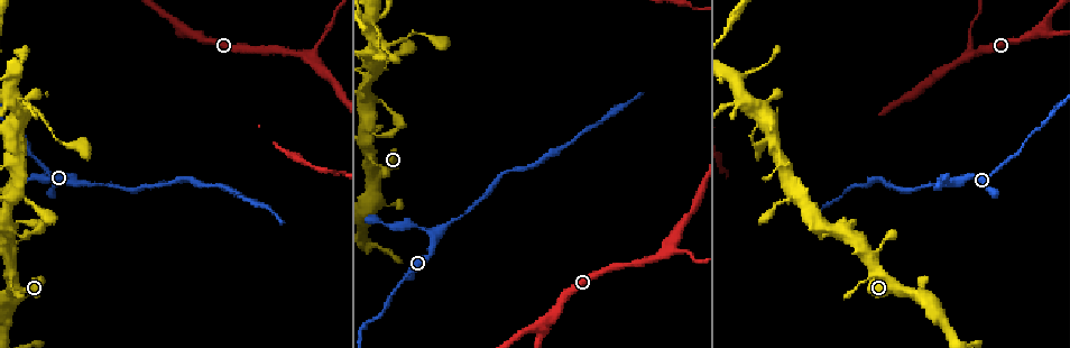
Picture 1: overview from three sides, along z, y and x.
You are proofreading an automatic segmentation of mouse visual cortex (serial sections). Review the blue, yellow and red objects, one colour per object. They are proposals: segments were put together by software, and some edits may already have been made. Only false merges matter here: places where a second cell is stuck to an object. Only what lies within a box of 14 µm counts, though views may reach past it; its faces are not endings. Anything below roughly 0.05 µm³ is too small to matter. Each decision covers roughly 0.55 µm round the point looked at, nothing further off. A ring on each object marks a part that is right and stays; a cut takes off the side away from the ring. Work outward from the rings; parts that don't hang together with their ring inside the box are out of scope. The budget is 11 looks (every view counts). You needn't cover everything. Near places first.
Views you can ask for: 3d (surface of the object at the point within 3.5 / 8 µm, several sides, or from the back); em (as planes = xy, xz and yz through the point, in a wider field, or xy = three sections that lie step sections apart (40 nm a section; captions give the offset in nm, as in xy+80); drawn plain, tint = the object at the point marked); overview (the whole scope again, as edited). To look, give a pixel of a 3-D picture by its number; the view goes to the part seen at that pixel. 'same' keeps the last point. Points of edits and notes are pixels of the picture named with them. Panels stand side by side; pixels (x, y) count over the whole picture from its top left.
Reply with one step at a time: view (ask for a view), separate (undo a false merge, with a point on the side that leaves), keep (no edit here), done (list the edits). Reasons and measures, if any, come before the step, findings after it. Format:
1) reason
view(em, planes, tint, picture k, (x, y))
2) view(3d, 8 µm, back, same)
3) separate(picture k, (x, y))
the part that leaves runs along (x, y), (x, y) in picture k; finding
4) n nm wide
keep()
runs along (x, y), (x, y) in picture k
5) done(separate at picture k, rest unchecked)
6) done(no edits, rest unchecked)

sharp bend
view(3d, 3.5 µm, picture 1, (890, 286))

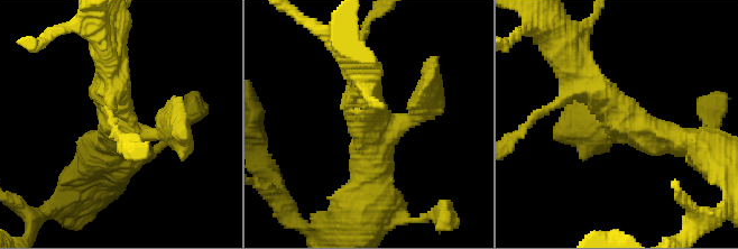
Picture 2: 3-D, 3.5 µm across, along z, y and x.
3 arms; arms of 300, 450, 450 nm
view(em, xy, step 1, tint, picture 2, (366, 130))

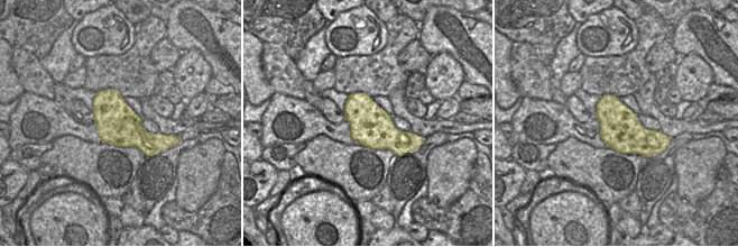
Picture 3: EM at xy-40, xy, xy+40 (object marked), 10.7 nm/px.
another direction
view(em, xy, step 3, tint, same)

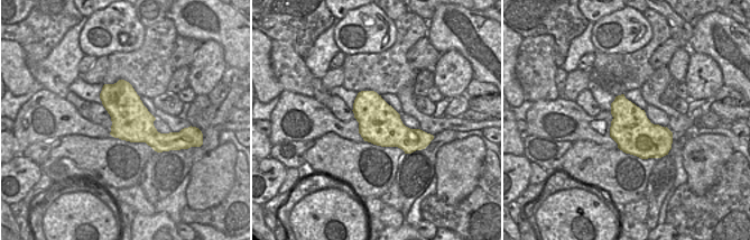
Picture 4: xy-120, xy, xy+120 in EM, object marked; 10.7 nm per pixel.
keep()
runs along (169, 130), (113, 120), (110, 65) in picture 2; one cell here

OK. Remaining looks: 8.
three arms meet
view(3d, 3.5 µm, picture 1, (371, 128))

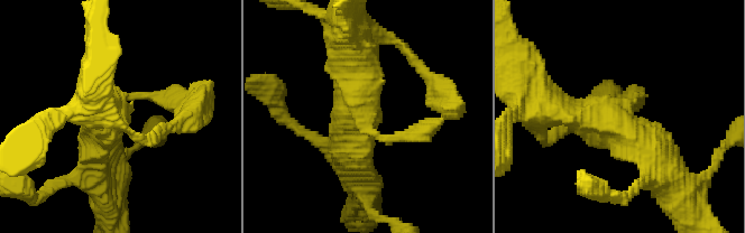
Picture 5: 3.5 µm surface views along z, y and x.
view(em, planes, plain, picture 5, (361, 123))

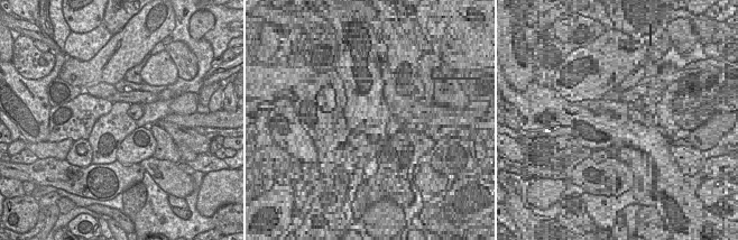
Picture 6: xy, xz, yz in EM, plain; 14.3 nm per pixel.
view(em, planes, tint, same)

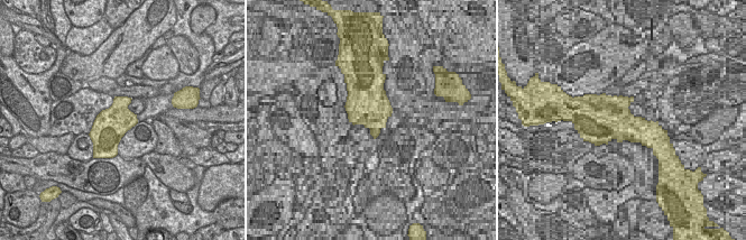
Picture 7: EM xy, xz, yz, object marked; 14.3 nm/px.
480 nm wide
keep()
runs along (661, 169), (609, 118), (537, 108) in picture 5; one cell here

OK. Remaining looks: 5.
sudden change in width
view(3d, 3.5 µm, picture 1, (450, 223))

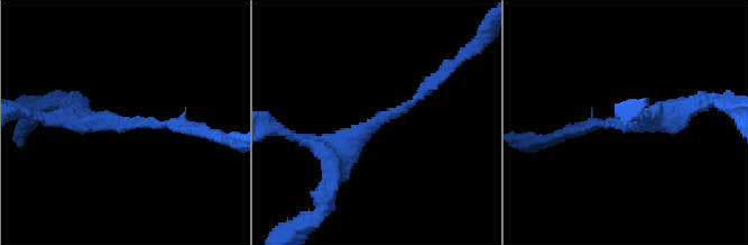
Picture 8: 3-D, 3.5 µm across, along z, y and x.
need the tissue
view(em, xy, step 2, tint, picture 8, (130, 121))

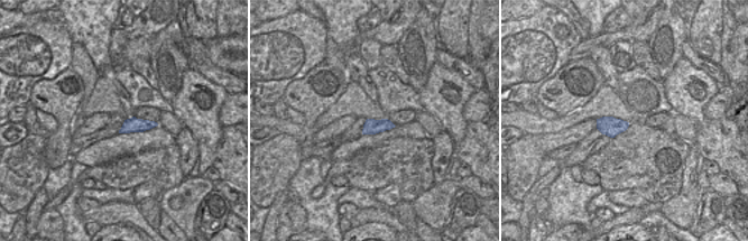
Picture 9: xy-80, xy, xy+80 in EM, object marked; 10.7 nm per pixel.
cut it another way
view(em, xy, step 1, tint, same)

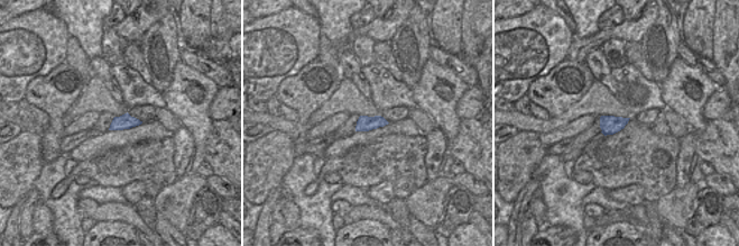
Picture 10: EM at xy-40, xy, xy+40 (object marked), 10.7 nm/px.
170 nm wide
keep()
runs along (334, 175), (348, 141), (403, 109), (441, 74) in picture 8; one cell here

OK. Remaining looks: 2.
three arms meet
view(3d, 8 µm, picture 1, (969, 58))

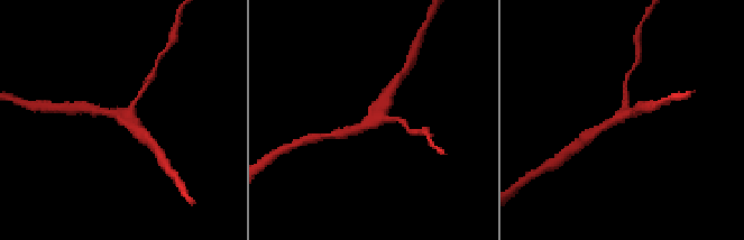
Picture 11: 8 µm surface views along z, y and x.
3 arms; arms of 150, 250, 250 nm
view(em, xy, step 1, tint, picture 11, (375, 117))

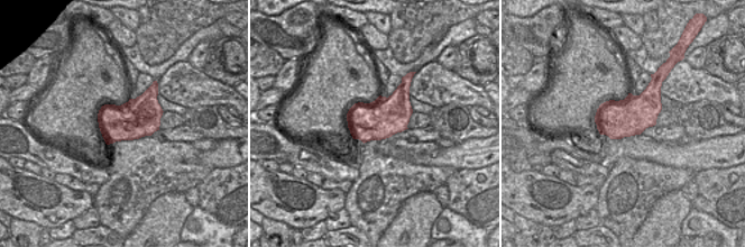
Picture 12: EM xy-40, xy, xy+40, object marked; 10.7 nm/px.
keep()
runs along (347, 132), (378, 114), (391, 94) in picture 11; one cell here

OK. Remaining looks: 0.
done(no edits, rest unchecked)

